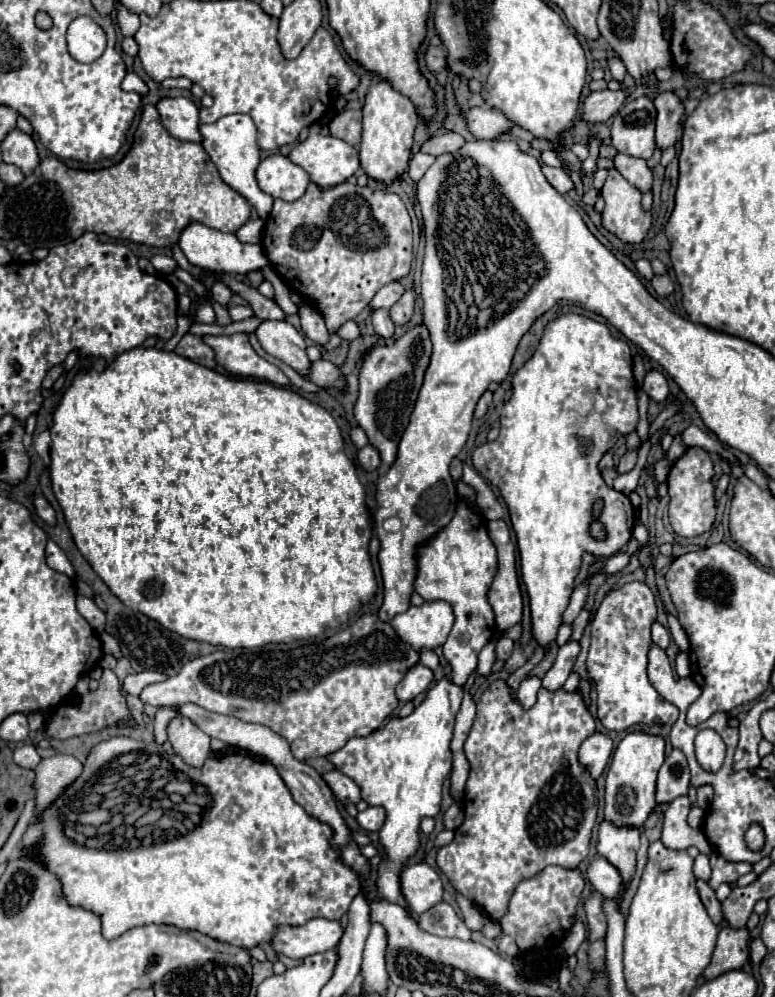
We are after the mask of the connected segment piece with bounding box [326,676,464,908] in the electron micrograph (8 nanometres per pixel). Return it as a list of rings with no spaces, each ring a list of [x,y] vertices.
[[[444,676],[434,682],[424,702],[416,706],[412,714],[404,718],[392,716],[384,728],[374,730],[364,738],[350,738],[346,746],[326,756],[336,766],[336,770],[356,780],[362,790],[362,800],[366,800],[370,806],[386,808],[388,816],[380,830],[380,842],[388,856],[380,864],[376,886],[382,900],[404,904],[406,908],[408,904],[400,892],[400,868],[418,850],[420,820],[440,812],[440,790],[452,768],[450,742],[462,696],[464,688]]]

